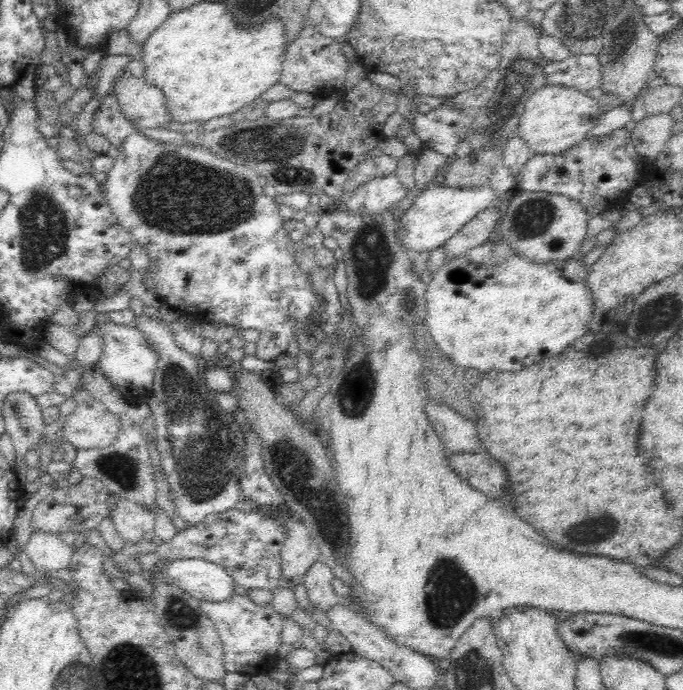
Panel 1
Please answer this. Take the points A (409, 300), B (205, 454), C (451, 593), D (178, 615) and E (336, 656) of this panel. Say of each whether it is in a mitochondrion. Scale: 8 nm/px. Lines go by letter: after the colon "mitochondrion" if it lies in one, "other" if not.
A: mitochondrion
B: mitochondrion
C: mitochondrion
D: mitochondrion
E: other

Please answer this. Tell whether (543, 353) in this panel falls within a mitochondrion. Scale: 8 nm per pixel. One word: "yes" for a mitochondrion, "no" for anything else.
no

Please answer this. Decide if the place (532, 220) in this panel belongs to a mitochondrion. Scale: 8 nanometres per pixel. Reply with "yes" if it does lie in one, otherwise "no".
yes

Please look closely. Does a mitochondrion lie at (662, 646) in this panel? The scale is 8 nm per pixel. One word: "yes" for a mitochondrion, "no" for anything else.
yes

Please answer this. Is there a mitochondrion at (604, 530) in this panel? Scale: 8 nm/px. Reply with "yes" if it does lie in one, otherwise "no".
yes

